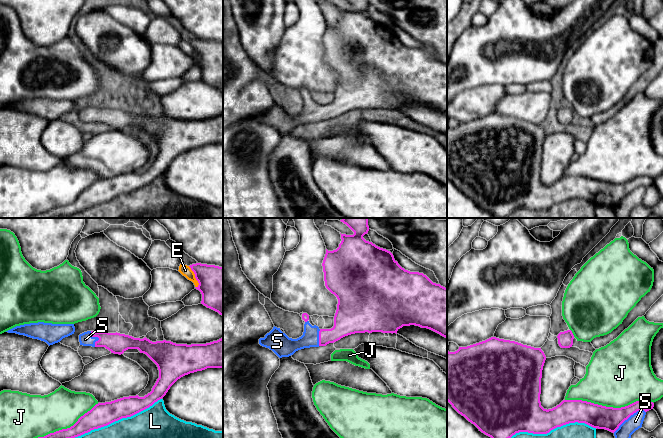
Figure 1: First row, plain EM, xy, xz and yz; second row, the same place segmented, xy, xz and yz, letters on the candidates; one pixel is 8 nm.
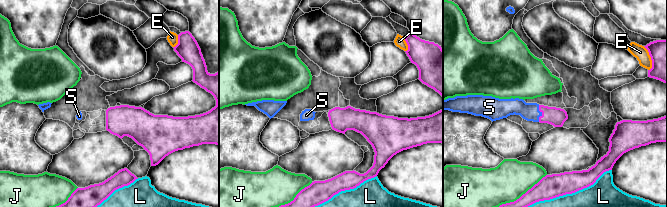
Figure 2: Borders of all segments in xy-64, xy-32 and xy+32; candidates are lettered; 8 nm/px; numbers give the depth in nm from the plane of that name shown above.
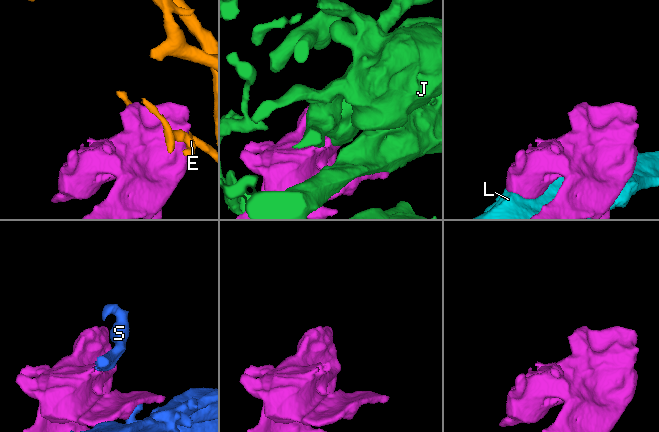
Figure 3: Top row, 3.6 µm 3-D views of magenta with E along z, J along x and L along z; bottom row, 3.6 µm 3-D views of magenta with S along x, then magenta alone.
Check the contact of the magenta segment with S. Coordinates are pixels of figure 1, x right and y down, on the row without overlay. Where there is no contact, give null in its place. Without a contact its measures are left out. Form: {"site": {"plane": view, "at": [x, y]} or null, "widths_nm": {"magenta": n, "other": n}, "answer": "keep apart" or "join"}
{"site": {"plane": "yz", "at": [629, 192]}, "widths_nm": {"magenta": 190, "other": 130}, "answer": "join"}

